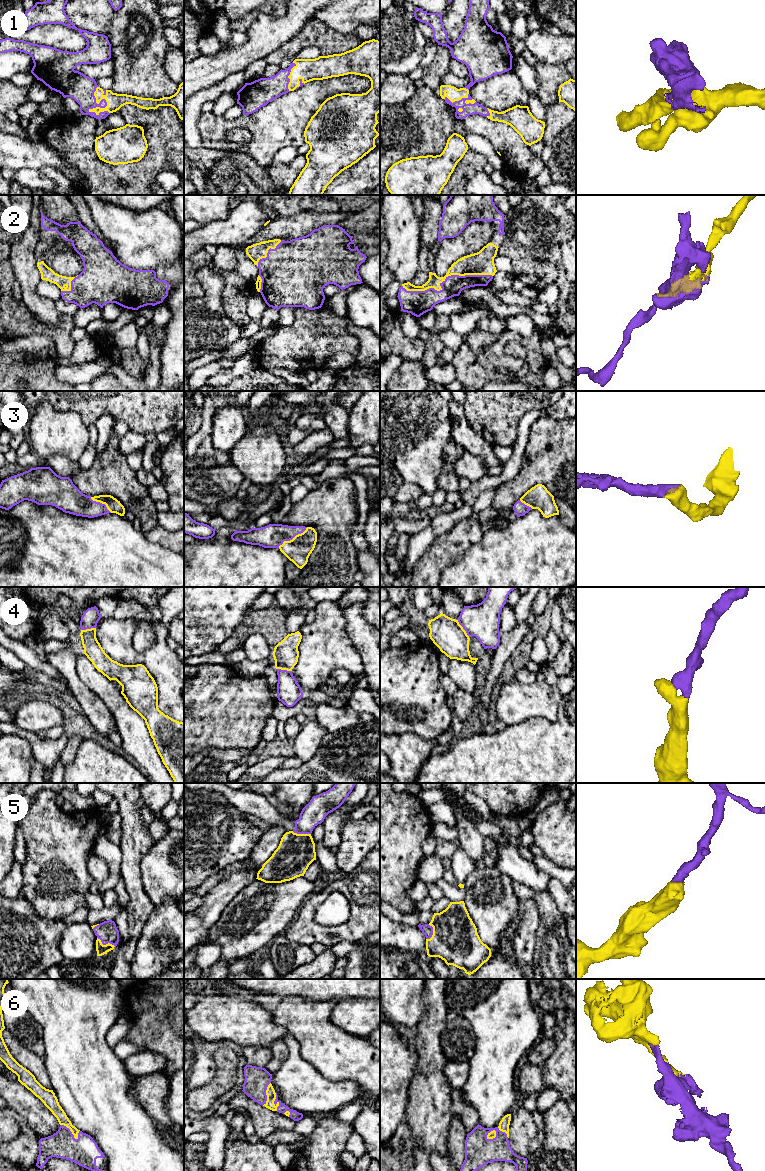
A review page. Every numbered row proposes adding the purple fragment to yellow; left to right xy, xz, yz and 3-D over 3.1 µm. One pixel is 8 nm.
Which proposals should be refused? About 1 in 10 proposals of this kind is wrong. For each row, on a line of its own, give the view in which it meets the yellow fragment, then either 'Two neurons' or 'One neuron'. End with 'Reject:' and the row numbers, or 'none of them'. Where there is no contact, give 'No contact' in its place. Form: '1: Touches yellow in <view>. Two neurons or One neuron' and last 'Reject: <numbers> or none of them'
1: Touches yellow in xy. One neuron
2: Touches yellow in yz. One neuron
3: Touches yellow in xz. One neuron
4: Touches yellow in yz. One neuron
5: Touches yellow in xy. One neuron
6: Touches yellow in xy. One neuron
Reject: none of them

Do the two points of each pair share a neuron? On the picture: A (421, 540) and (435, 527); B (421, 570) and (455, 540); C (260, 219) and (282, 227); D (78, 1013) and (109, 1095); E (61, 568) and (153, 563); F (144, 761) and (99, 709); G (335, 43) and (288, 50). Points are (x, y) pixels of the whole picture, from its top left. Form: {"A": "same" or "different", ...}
{"A": "same", "B": "same", "C": "different", "D": "same", "E": "same", "F": "different", "G": "same"}

